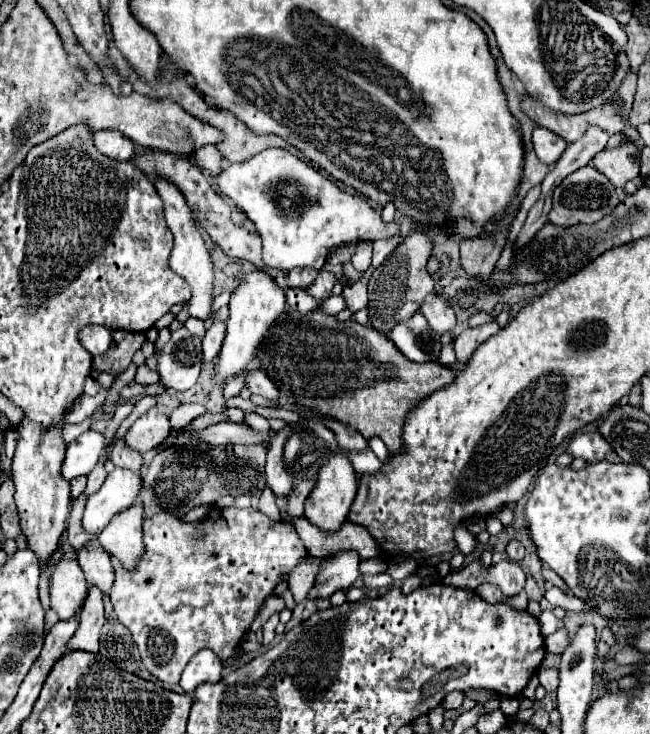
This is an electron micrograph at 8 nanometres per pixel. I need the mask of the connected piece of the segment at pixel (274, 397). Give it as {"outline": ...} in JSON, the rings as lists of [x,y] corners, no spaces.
{"outline":[[[255,372],[249,376],[247,380],[247,386],[253,394],[259,394],[271,402],[279,402],[279,388],[277,384],[273,384],[273,380],[269,376],[265,376],[265,372]]]}

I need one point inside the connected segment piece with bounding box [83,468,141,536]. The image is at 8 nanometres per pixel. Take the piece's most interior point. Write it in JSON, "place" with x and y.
{"place":[119,491]}

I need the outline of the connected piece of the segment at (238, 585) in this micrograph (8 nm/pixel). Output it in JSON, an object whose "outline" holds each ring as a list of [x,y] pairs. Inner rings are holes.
{"outline":[[[211,508],[201,520],[197,522],[185,522],[179,516],[171,514],[171,512],[159,512],[153,518],[147,518],[143,522],[143,540],[145,540],[145,556],[141,558],[141,568],[137,568],[137,572],[121,572],[121,568],[115,568],[117,576],[115,576],[115,586],[113,586],[113,596],[111,596],[111,604],[113,610],[119,618],[119,622],[133,634],[133,642],[139,648],[141,660],[147,666],[149,672],[153,672],[153,676],[157,676],[159,680],[167,682],[167,684],[177,684],[181,680],[181,672],[185,668],[185,664],[191,660],[193,654],[197,654],[203,648],[213,650],[221,660],[227,660],[235,648],[239,646],[239,642],[243,640],[243,636],[247,634],[253,618],[257,616],[259,606],[263,604],[263,600],[267,596],[273,594],[275,586],[279,582],[283,582],[283,578],[289,578],[291,570],[307,558],[307,550],[297,534],[297,530],[287,524],[287,522],[275,522],[271,518],[267,518],[265,514],[261,514],[255,508],[247,508],[247,510],[239,510],[239,508]]]}

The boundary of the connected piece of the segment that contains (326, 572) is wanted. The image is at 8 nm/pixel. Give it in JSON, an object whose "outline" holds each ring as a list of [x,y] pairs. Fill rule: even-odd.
{"outline":[[[355,550],[337,552],[331,560],[323,560],[321,570],[317,574],[317,582],[309,592],[309,598],[331,596],[337,590],[349,588],[357,580],[357,564],[359,556]]]}

